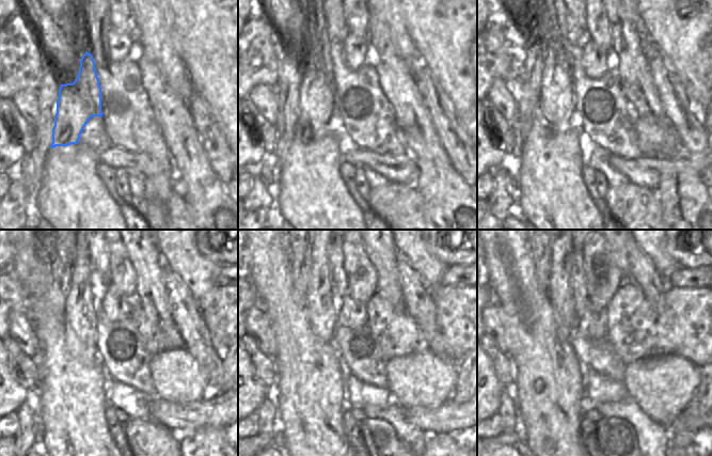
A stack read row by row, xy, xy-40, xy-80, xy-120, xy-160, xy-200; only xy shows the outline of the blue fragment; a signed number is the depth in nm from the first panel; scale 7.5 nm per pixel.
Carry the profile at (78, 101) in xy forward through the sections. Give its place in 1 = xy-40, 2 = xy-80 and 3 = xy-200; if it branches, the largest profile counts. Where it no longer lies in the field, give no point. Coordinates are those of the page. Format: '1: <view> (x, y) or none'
1: xy-40 (317, 100)
2: xy-80 (556, 95)
3: xy-200 (558, 291)

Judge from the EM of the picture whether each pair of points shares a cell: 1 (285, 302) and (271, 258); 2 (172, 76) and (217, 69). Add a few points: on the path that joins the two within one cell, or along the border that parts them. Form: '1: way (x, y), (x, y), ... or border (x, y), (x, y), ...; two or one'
1: way (275, 292), (271, 269); one
2: border (177, 50), (186, 66), (188, 78), (194, 91); two

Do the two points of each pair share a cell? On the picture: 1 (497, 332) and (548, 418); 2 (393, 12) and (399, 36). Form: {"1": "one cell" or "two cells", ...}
{"1": "two cells", "2": "one cell"}

